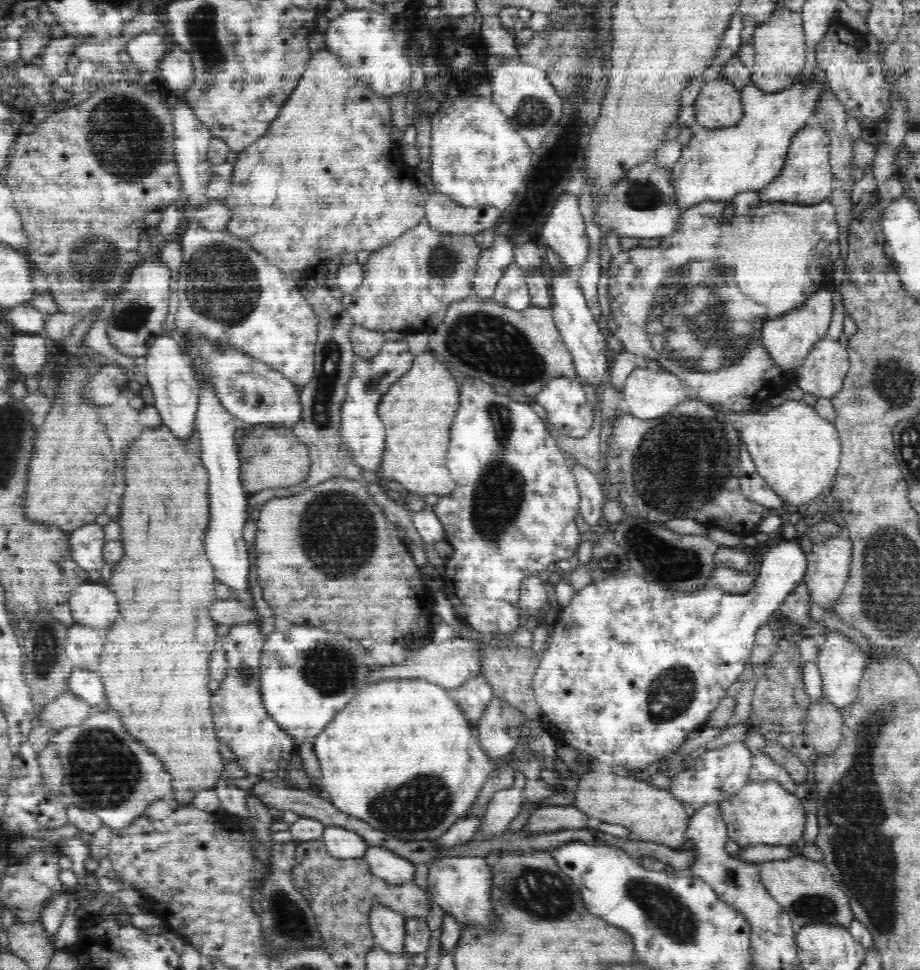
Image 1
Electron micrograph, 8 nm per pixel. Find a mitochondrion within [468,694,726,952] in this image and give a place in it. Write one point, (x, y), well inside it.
(673, 917)

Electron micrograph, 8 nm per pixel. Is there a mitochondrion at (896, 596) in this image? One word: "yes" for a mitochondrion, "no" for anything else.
yes

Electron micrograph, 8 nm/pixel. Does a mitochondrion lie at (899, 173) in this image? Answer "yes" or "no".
no

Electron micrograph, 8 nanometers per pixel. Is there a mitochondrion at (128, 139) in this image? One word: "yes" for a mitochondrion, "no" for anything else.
yes

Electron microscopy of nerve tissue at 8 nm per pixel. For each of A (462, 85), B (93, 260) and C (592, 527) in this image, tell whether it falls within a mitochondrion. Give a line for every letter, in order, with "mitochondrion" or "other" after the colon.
A: other
B: mitochondrion
C: other

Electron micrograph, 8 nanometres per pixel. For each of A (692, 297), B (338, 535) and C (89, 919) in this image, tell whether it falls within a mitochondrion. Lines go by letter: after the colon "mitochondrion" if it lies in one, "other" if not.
A: mitochondrion
B: mitochondrion
C: other

